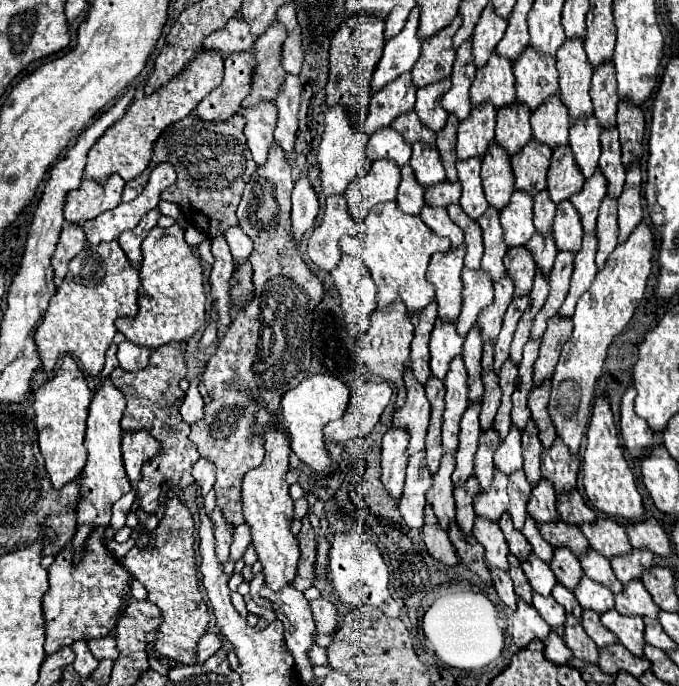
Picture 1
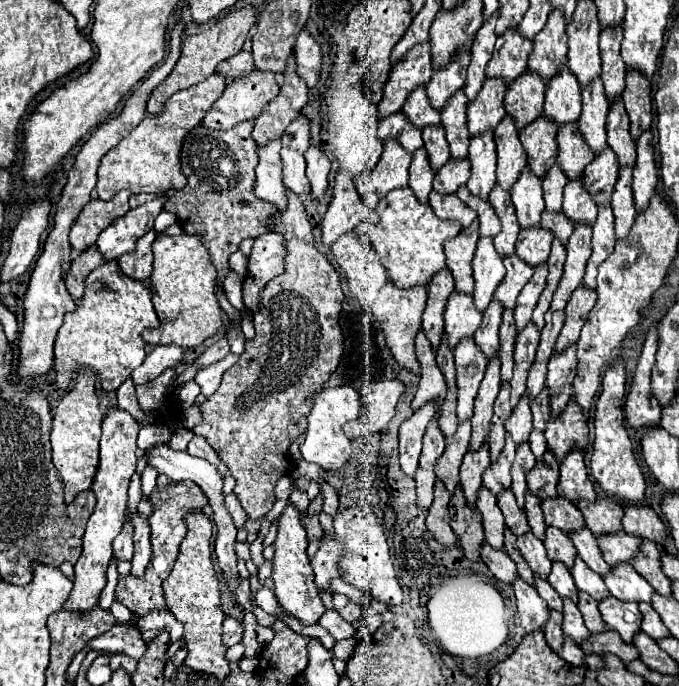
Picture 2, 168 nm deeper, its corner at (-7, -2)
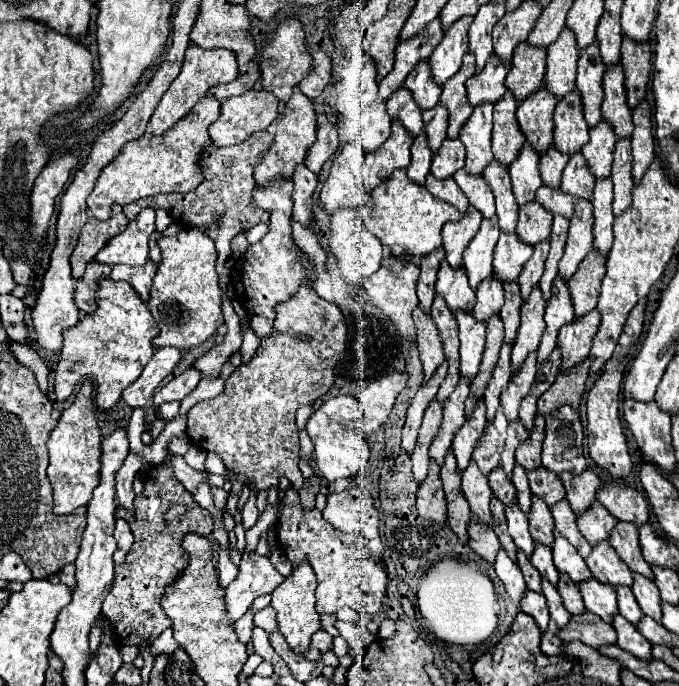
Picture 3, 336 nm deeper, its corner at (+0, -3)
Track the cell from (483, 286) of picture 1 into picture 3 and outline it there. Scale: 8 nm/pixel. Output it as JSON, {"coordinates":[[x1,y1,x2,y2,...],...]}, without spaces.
{"coordinates":[[493,216,481,222,479,232,465,248,463,264,467,268,467,276,473,288,477,288,479,282,493,272,491,262,493,262,493,248,497,240,499,240,499,228,497,228,497,216]]}

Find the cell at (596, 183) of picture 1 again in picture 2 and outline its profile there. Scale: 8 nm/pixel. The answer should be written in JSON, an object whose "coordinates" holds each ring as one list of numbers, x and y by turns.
{"coordinates":[[606,147,584,171,584,189,590,191,598,207,610,205,610,197,618,179,620,167,614,151]]}

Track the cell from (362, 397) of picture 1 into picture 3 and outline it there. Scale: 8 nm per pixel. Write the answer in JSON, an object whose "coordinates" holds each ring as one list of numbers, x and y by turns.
{"coordinates":[[391,372,361,390,359,394,359,407,363,412,361,432,365,436,375,432,379,426,387,422,387,416,395,404,395,398,405,388,405,382,407,382,405,372]]}

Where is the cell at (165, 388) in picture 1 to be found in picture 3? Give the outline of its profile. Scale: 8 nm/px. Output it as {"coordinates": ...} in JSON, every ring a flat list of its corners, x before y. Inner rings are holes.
{"coordinates":[[167,464,149,468,143,494,135,496,133,508,135,510,129,526,135,534,135,546,131,546,127,552,125,564,115,566,115,582,103,602,103,616,111,622,117,634,117,646,139,646,141,642,151,644,163,630,171,626,169,616,161,608,161,596,165,596,165,588,173,584,189,562,187,552,181,546,183,536,189,532,209,536,213,532,213,516,193,500,193,494,183,488],[169,504,185,504,187,512,175,518,171,524,165,524,165,510]]}

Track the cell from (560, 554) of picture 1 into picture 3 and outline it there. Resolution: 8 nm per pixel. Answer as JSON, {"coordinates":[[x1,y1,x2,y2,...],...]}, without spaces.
{"coordinates":[[533,496,531,502,533,504,531,504,531,510,527,514,529,516,529,532,531,532,535,542,551,546,555,524,553,524,553,516,549,512,549,506,537,496]]}

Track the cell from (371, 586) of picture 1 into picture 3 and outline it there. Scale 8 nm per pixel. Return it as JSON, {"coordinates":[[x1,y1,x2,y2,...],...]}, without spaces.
{"coordinates":[[351,488,343,492,333,492,327,496,327,506,323,508,323,518,335,522,341,532,353,532,369,536,369,550,375,560,381,560,383,544,379,538,379,512,373,506,373,498,365,488]]}

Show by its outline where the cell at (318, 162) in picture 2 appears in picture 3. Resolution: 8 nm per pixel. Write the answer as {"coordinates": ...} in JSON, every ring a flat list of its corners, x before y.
{"coordinates":[[323,124,319,126,317,130,317,142,309,148,309,156,307,156,307,162,305,166,313,172,321,172,323,168,323,162,337,150,337,144,339,144,339,136,337,136,337,126,335,124]]}

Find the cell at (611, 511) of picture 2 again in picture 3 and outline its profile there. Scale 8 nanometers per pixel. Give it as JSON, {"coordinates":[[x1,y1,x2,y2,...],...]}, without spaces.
{"coordinates":[[591,468,581,472,581,476,573,476,573,474,565,472,565,476,561,476,561,480,563,480,563,486,567,490,565,498,569,500,571,510,575,514,585,512,591,506,591,502,595,500,597,490,601,488,601,480]]}

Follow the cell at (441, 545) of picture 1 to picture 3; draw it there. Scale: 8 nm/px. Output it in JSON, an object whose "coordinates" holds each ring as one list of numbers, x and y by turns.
{"coordinates":[[435,460,429,462,429,474,419,484,417,510,427,520,445,522,445,518,447,518,445,492,443,492,443,484,441,484,441,478,439,478,439,464]]}

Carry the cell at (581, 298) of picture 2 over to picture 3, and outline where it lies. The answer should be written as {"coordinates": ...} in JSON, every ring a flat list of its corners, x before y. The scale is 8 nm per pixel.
{"coordinates":[[589,252,581,260,577,272,569,278,569,292,575,306,575,316,581,318,597,306,597,296,601,288,601,276,605,276,605,256]]}

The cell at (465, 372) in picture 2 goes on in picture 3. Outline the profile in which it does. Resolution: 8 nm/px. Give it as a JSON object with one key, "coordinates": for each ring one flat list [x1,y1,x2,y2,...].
{"coordinates":[[455,312,461,338,461,376,473,378,479,370,485,348,485,322,479,322,473,312]]}

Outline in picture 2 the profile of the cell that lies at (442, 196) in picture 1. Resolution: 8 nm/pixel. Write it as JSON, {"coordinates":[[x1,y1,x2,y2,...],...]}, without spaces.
{"coordinates":[[450,159,440,173,436,173,434,177,434,191,442,193,442,195,452,195,458,191,458,187,466,185,466,181,470,179,470,163,468,159,456,161]]}

